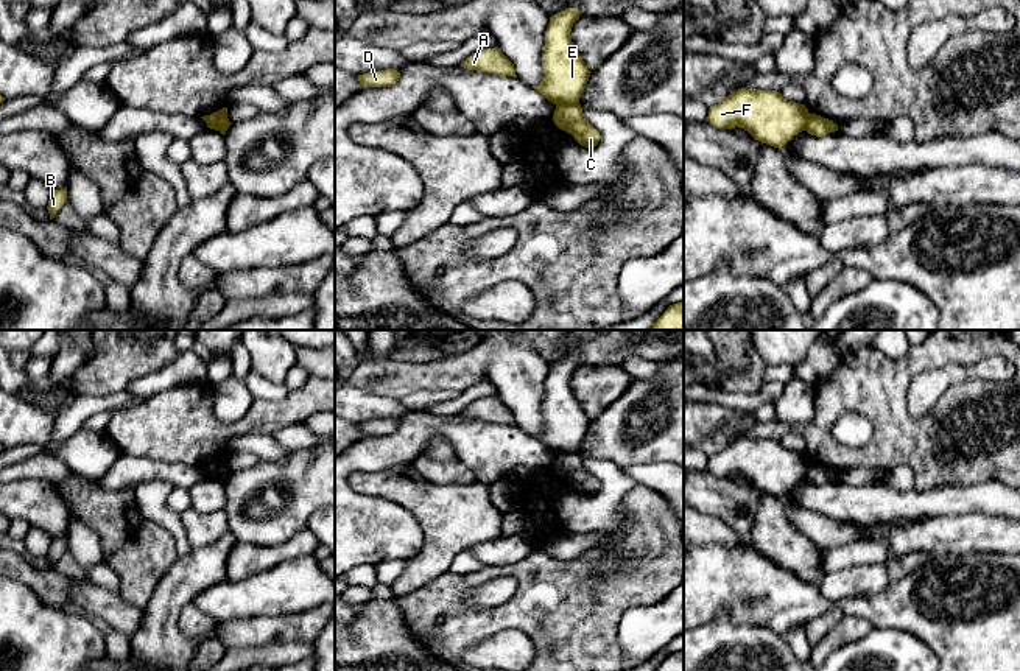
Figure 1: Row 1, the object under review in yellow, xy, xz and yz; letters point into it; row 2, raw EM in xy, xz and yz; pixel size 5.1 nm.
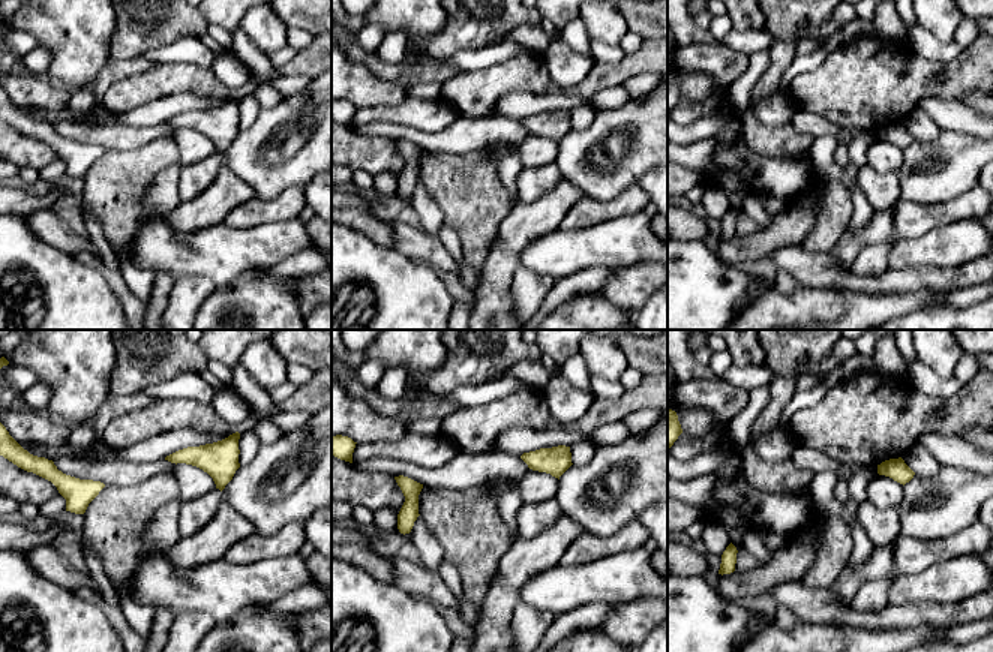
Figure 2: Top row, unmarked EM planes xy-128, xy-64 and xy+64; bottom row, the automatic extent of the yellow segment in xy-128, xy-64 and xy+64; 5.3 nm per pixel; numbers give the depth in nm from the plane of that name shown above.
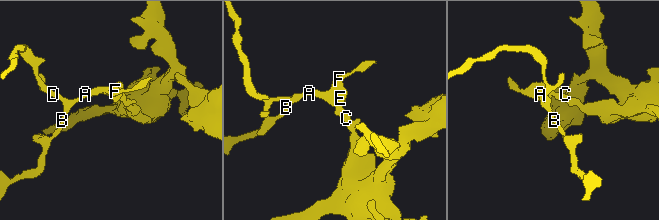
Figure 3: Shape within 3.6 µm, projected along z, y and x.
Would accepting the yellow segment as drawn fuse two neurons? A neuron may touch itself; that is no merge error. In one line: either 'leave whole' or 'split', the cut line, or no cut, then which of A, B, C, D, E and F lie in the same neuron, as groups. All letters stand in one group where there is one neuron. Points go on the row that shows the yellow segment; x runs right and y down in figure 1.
split; cut xz (578, 103), (559, 103), (556, 106); groups A B D E F / C

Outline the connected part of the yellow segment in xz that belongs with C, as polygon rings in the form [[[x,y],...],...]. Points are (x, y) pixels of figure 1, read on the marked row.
[[[557,104],[553,121],[586,148],[595,148],[601,139],[600,132],[586,120],[581,104]]]

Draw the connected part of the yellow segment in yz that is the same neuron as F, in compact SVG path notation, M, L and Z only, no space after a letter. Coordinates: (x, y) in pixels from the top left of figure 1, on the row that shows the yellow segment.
M741 87L730 92L721 103L709 109L707 121L716 128L732 129L735 126L747 131L755 140L783 149L799 132L805 131L808 121L805 104L788 101L780 92Z

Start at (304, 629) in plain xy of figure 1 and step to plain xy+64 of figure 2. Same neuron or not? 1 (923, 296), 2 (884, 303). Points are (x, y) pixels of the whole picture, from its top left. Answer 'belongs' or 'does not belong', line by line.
1: does not belong
2: does not belong

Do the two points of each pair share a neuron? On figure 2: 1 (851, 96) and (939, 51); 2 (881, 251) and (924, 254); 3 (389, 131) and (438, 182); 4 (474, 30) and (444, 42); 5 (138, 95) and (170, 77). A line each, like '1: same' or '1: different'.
1: different
2: different
3: different
4: same
5: same

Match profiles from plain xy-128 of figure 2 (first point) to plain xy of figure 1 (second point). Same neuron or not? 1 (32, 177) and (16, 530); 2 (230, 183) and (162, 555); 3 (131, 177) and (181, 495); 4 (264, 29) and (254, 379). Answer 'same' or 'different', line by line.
1: same
2: different
3: different
4: different

